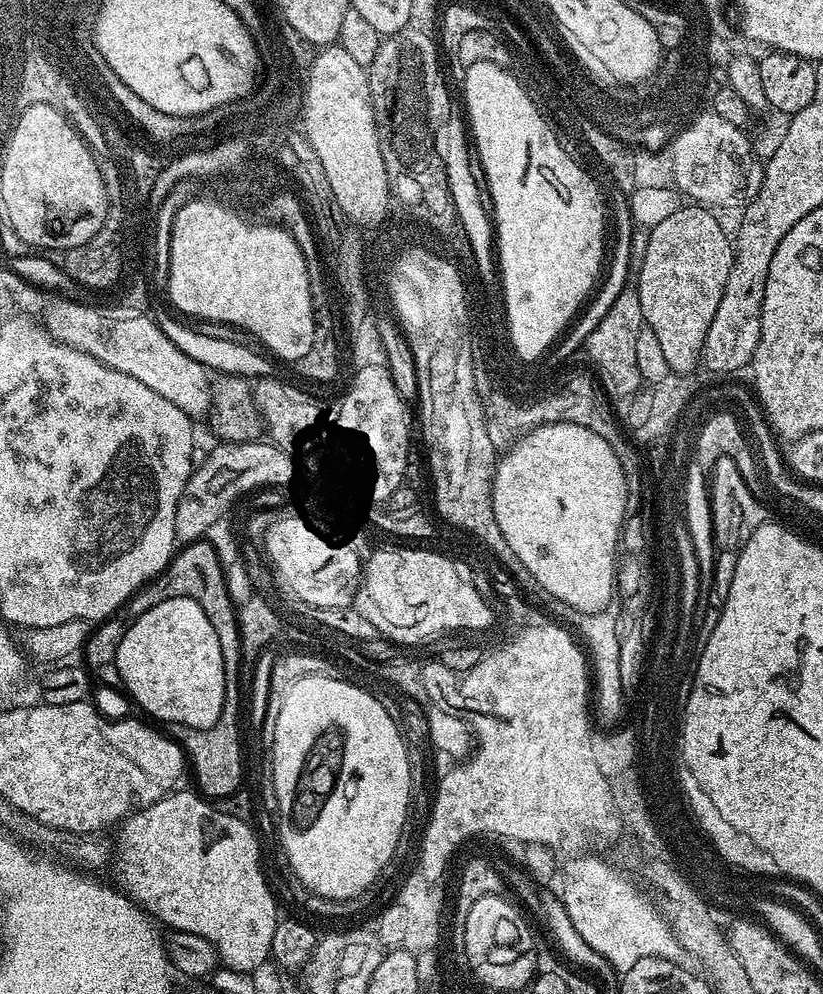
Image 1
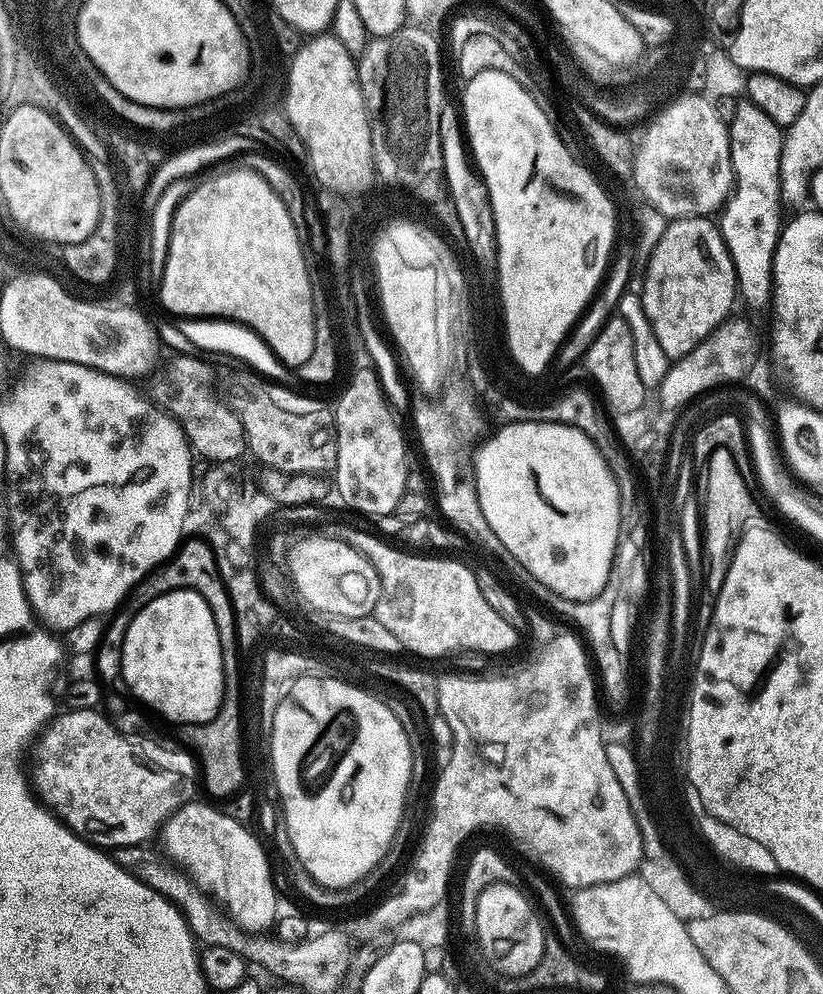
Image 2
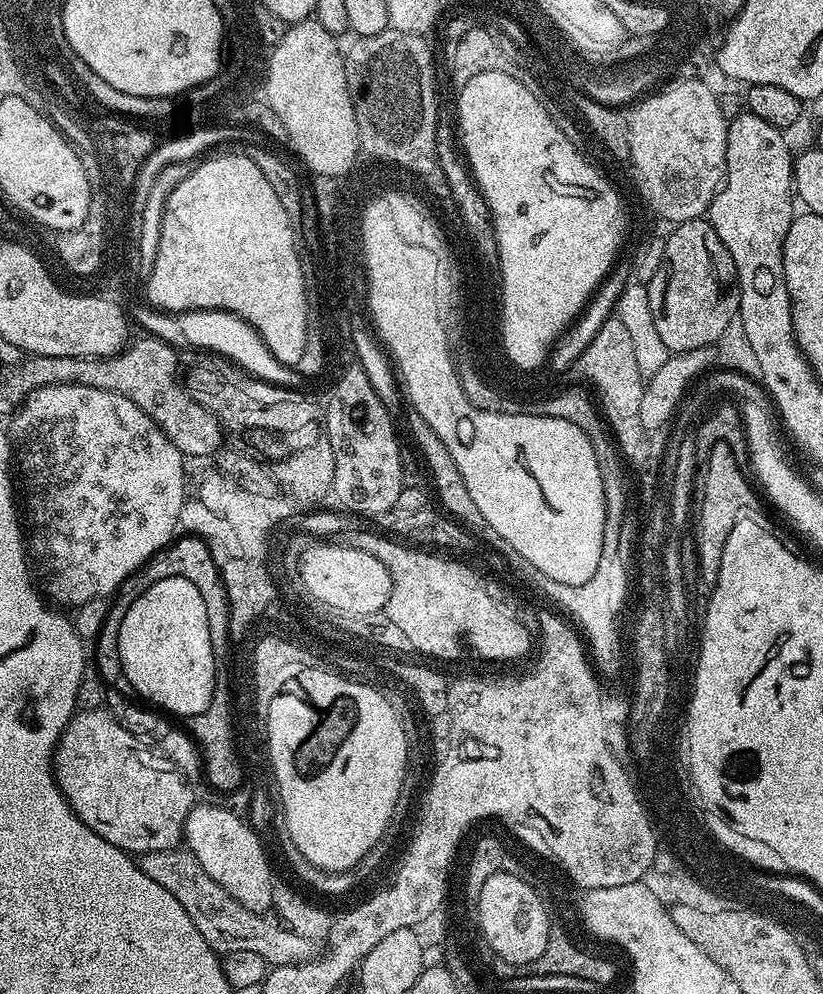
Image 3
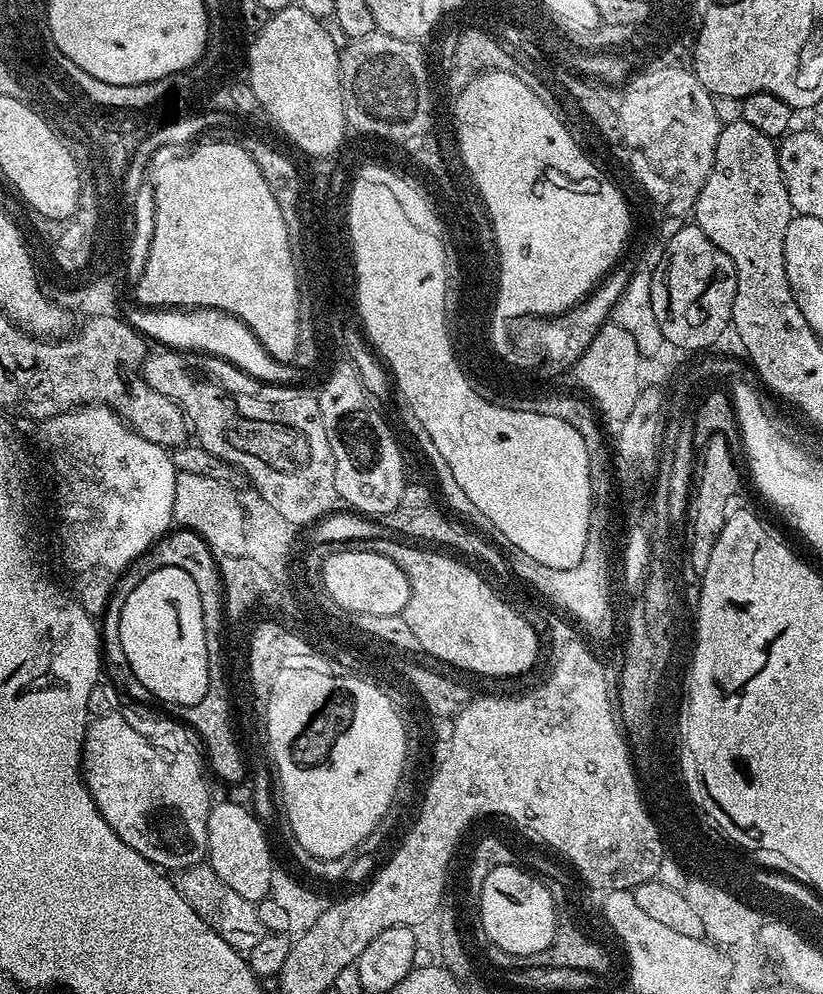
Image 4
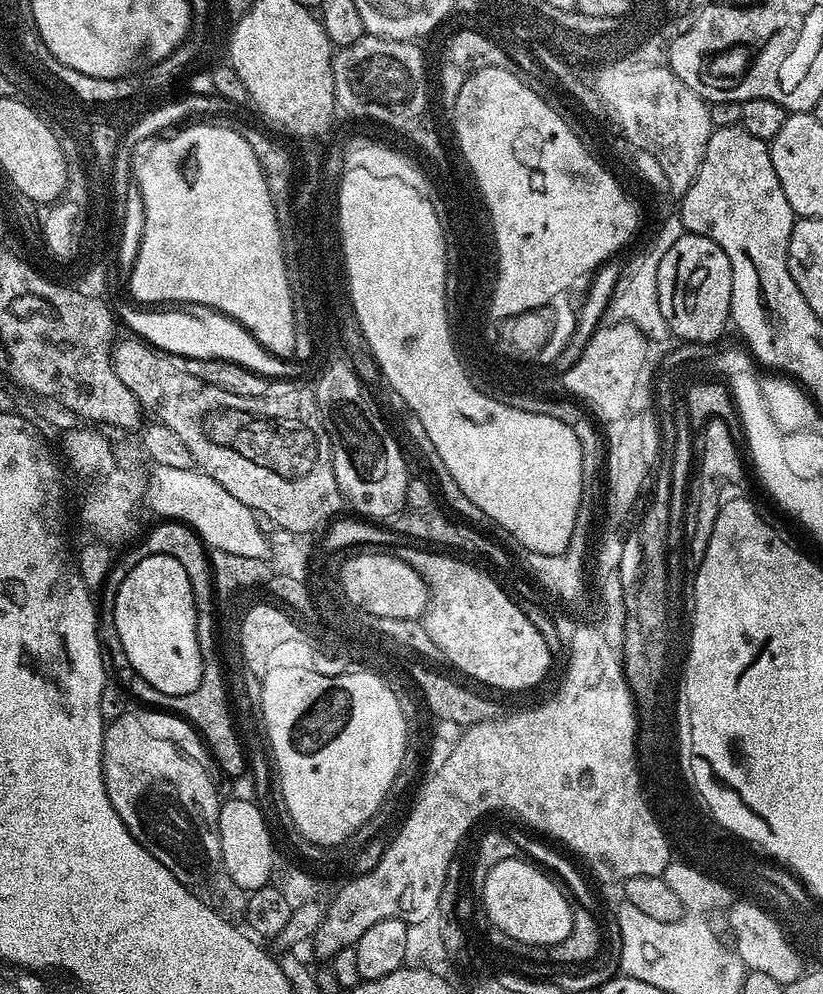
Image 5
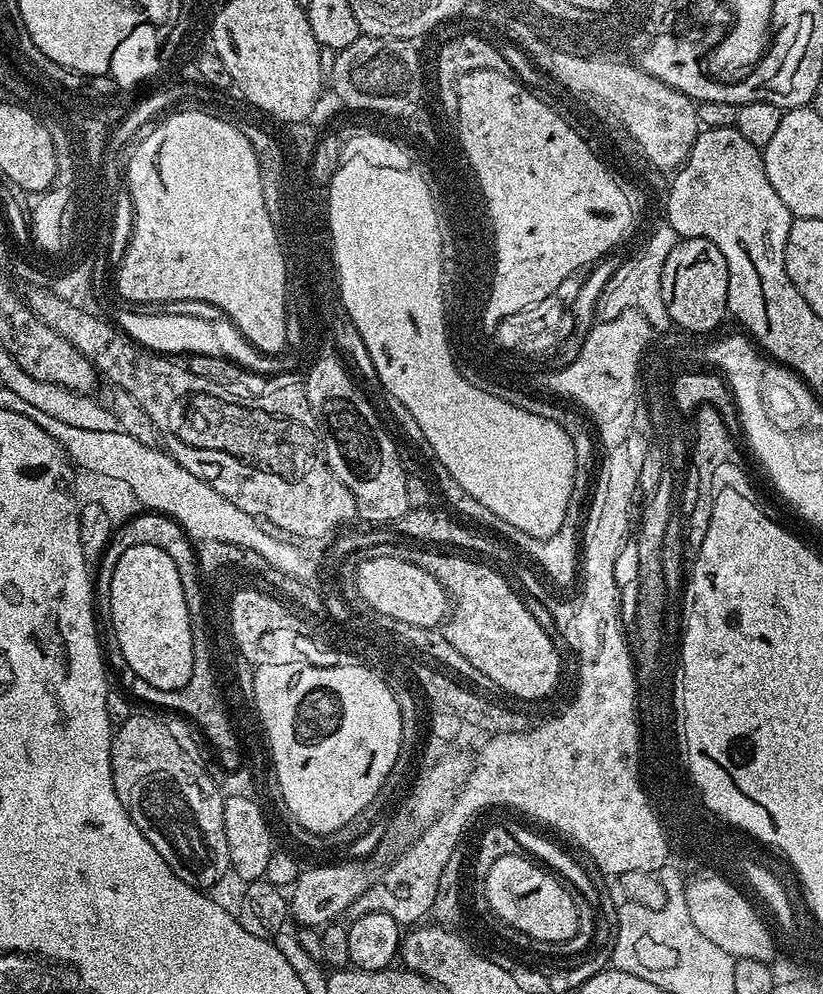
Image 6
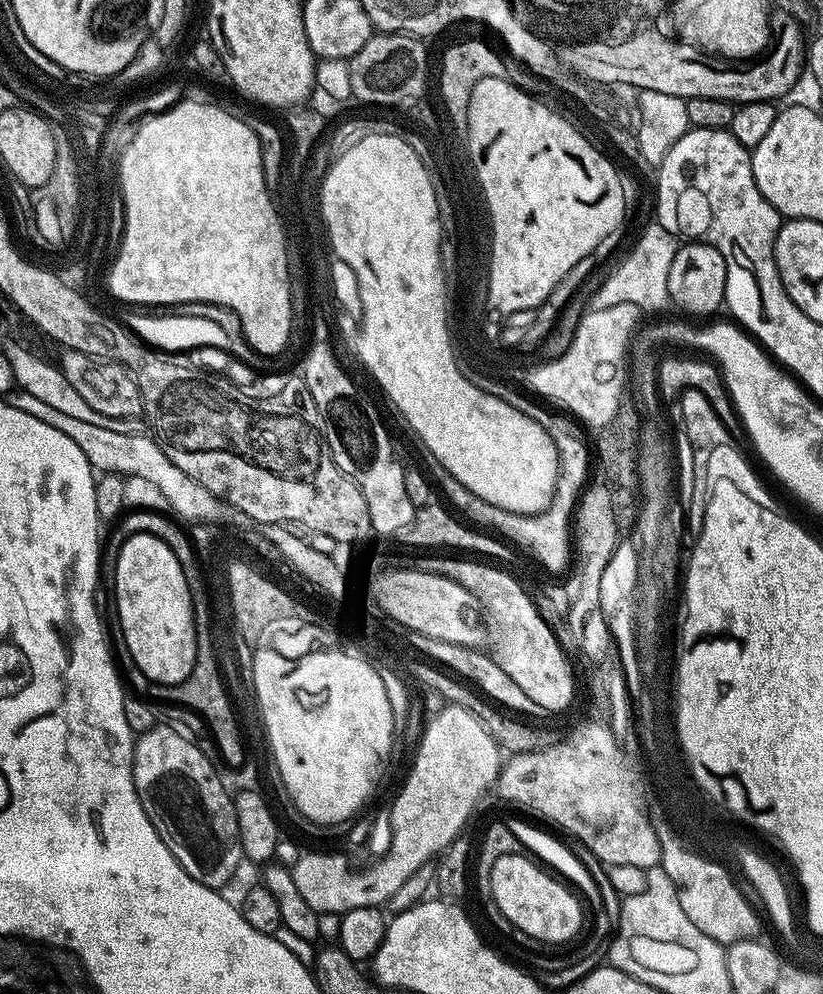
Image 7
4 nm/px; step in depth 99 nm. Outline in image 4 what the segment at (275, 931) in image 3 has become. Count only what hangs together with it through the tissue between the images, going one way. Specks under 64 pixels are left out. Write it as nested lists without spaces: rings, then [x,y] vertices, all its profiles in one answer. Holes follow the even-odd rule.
[[[201,862],[179,869],[172,881],[175,889],[186,898],[194,912],[236,951],[247,952],[253,949],[265,936],[266,931],[258,918],[256,904],[235,893],[226,882],[222,882],[222,878],[219,878],[211,865]]]

